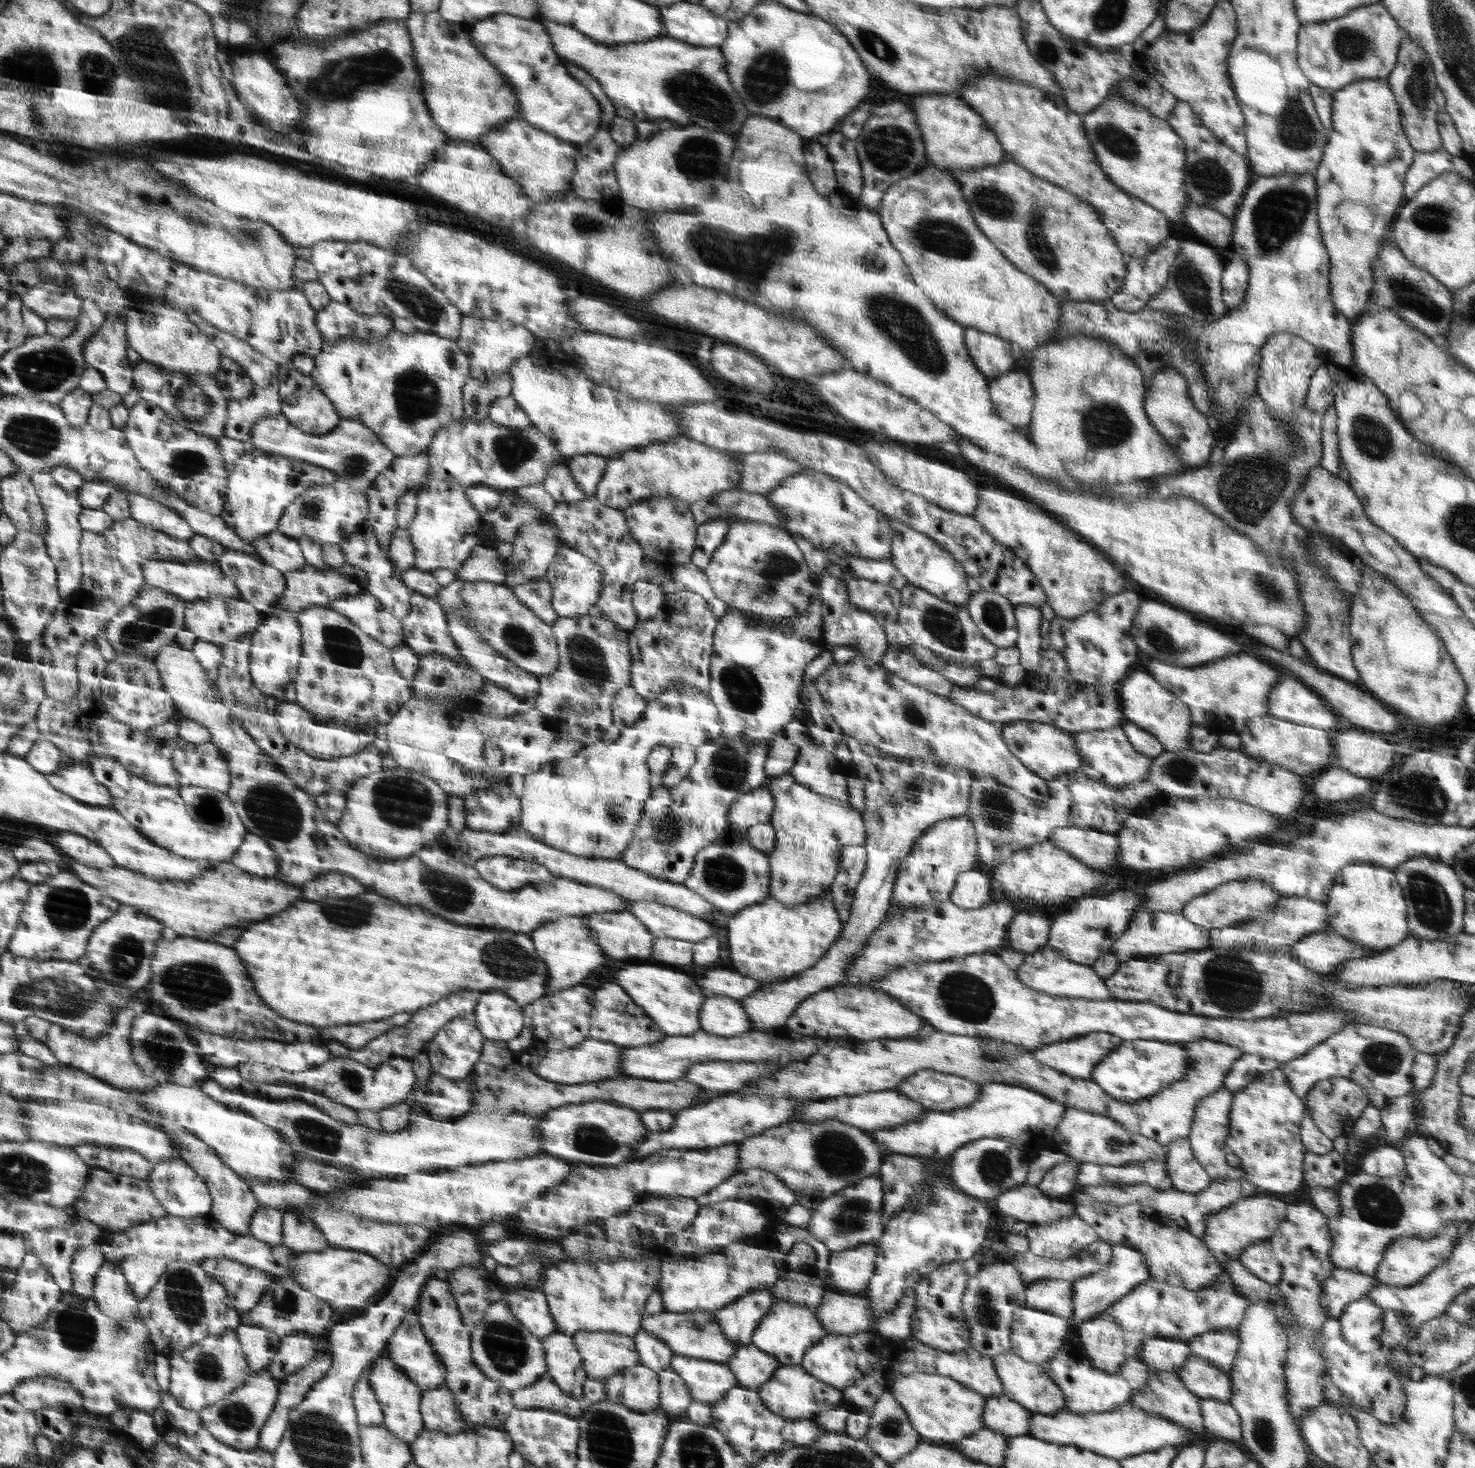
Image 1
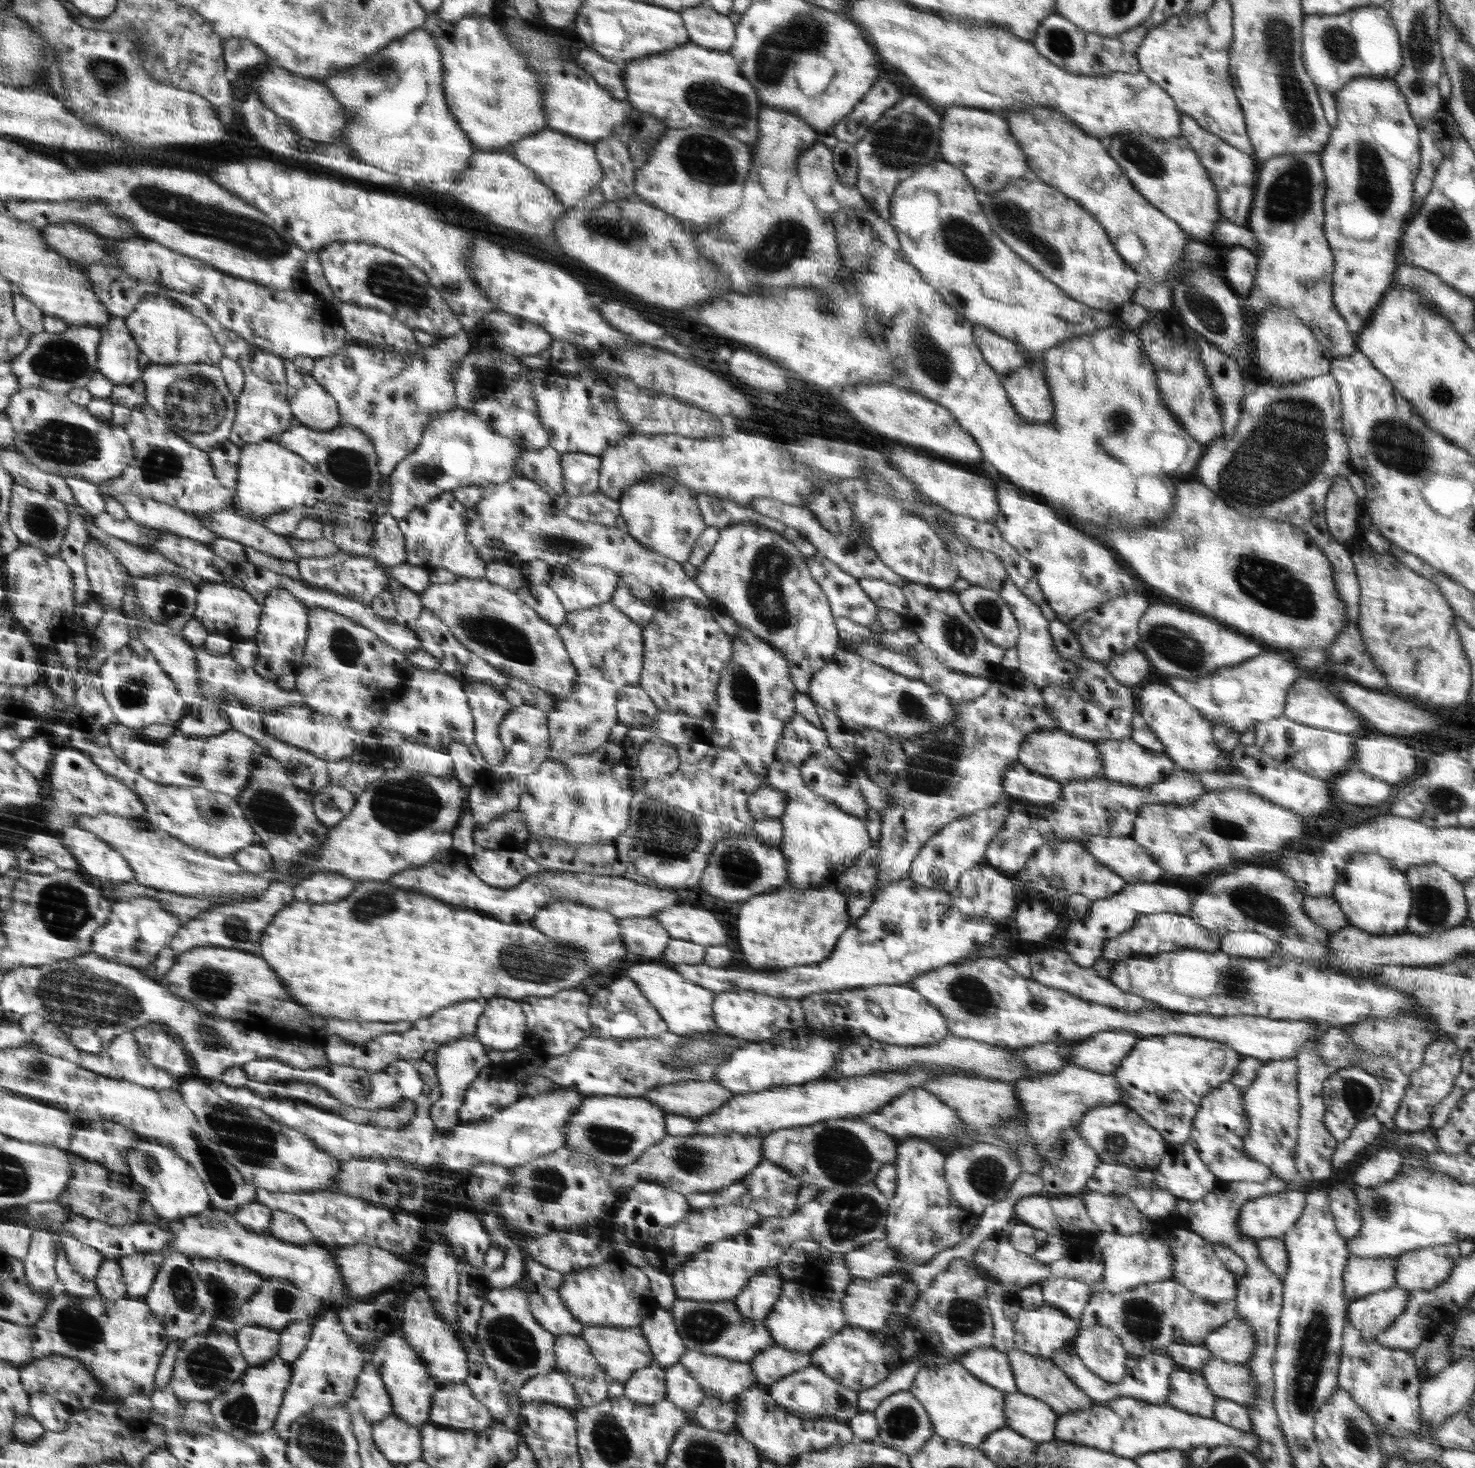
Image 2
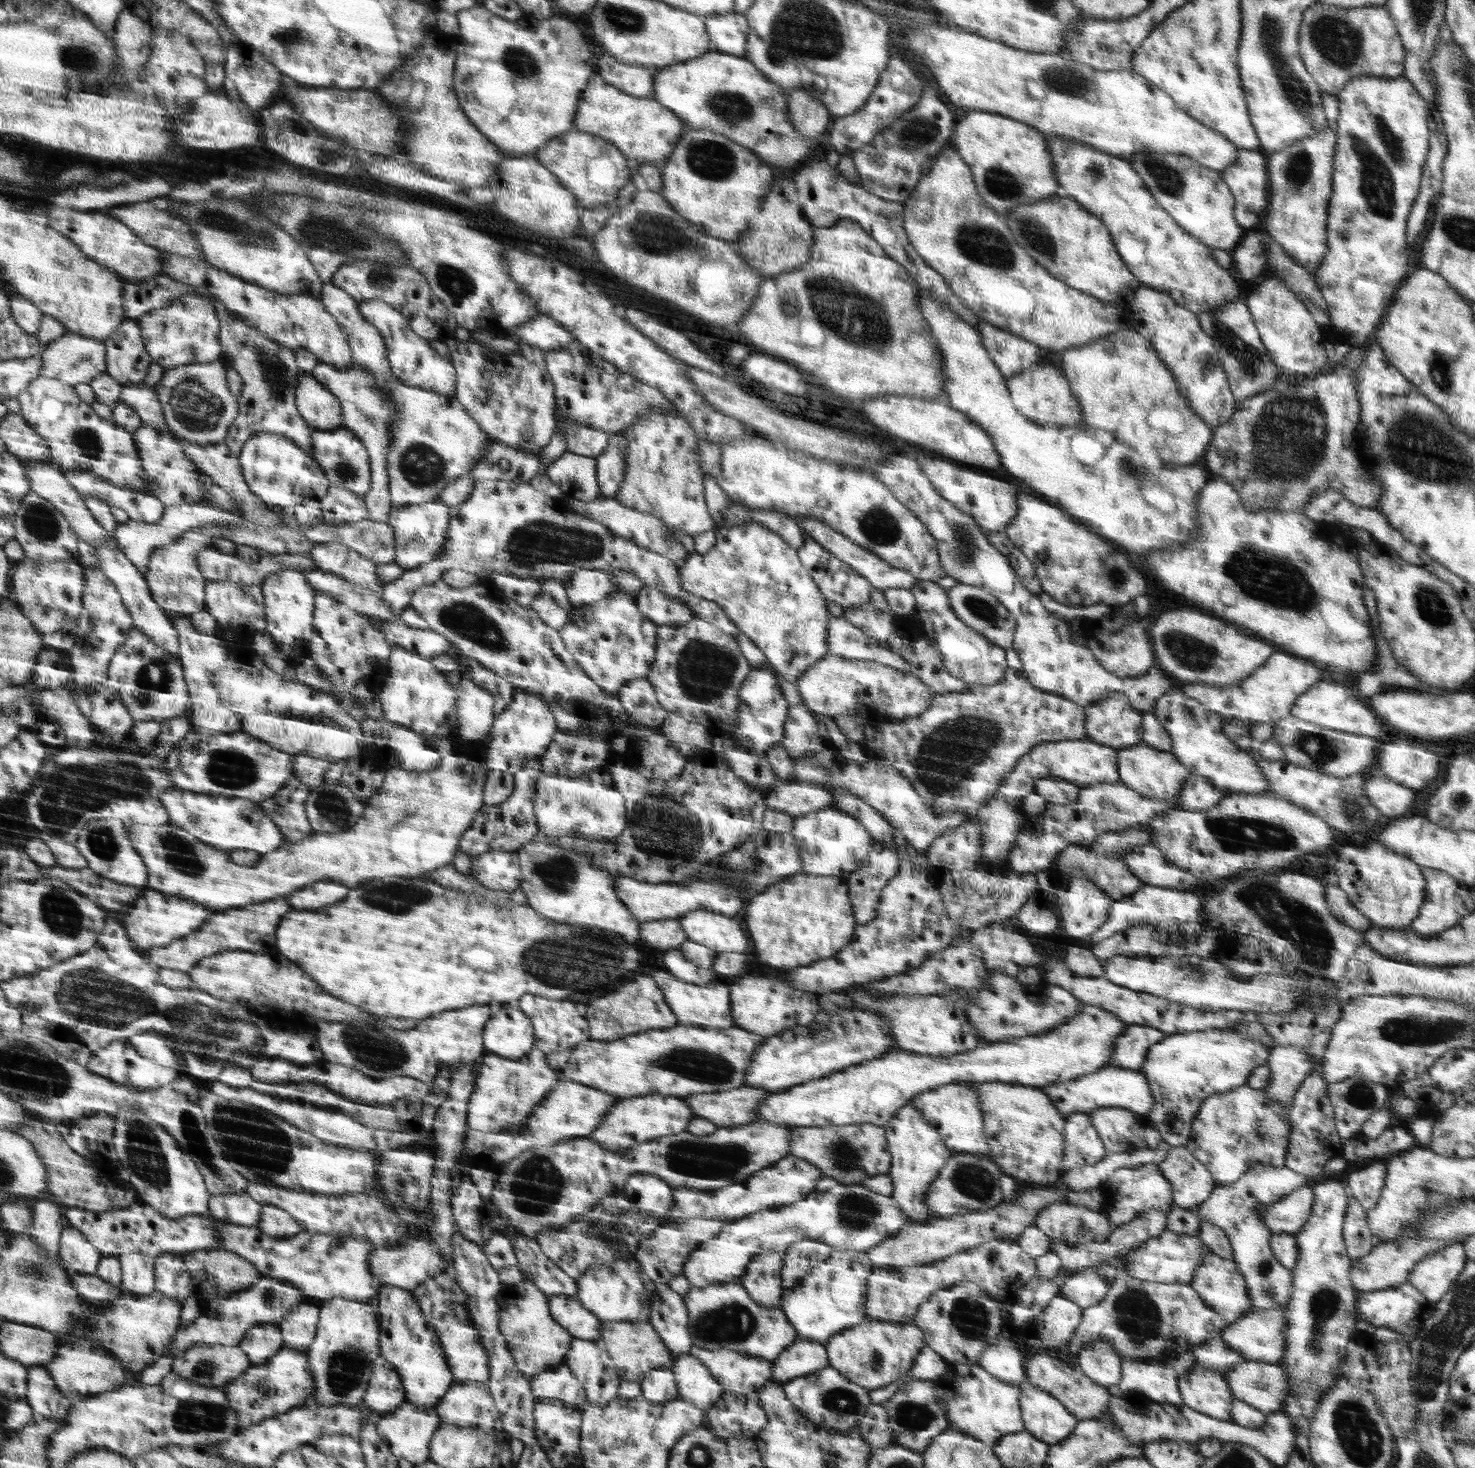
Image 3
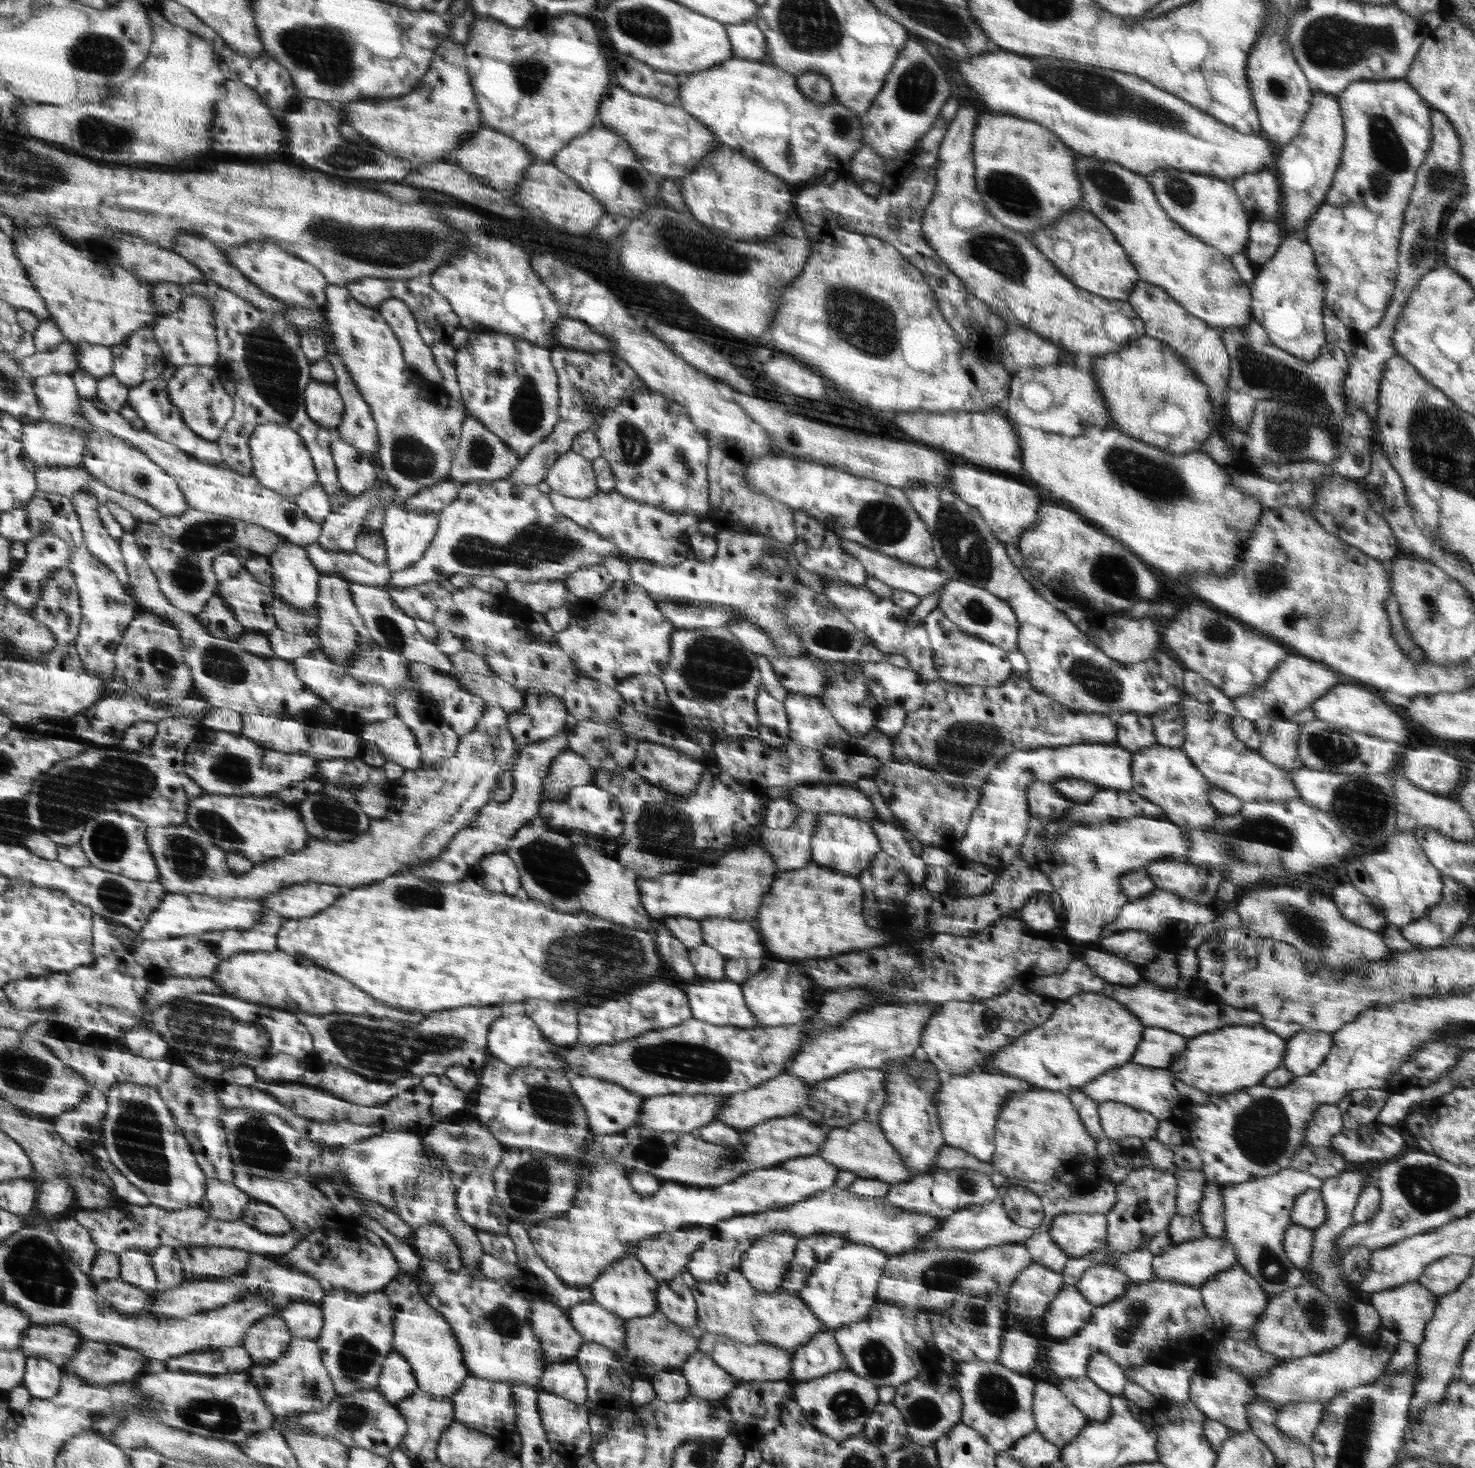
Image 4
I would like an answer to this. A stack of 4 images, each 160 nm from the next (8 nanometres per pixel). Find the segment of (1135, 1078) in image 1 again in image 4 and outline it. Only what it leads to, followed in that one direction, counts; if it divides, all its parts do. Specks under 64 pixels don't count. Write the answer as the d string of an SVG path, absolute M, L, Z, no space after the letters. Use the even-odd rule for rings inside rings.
M1262 1024L1254 1028L1232 1026L1191 1037L1166 1069L1188 1086L1206 1094L1220 1095L1260 1085L1268 1072L1282 1066L1286 1052L1287 1039L1270 1032Z

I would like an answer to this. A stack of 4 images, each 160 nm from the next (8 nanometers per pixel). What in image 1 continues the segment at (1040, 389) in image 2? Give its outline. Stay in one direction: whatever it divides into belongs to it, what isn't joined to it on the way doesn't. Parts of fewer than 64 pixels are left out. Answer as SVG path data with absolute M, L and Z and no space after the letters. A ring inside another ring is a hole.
M1009 372L990 380L990 397L994 407L1012 424L1030 424L1034 391L1026 372Z

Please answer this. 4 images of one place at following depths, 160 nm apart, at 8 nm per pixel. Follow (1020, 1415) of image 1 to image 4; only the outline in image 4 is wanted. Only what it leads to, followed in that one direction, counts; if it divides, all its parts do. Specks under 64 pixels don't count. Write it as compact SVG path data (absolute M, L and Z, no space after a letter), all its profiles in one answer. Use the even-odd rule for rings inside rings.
M1047 1382L1035 1384L1032 1412L1035 1430L1059 1447L1075 1439L1090 1422L1059 1388Z

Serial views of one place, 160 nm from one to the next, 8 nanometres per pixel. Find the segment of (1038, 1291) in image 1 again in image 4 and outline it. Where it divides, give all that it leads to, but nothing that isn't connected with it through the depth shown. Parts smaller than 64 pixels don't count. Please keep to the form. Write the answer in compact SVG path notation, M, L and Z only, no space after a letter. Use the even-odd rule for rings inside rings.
M1109 1265L1088 1268L1075 1284L1078 1292L1095 1307L1106 1304L1126 1292L1132 1283L1128 1275Z

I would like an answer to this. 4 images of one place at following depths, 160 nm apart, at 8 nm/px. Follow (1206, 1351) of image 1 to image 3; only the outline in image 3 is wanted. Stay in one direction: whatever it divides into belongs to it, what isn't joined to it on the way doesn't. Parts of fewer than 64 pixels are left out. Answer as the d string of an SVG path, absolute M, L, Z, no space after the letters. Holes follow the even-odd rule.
M1254 1308L1227 1325L1219 1338L1230 1349L1239 1352L1246 1361L1276 1363L1283 1358L1286 1344L1288 1344L1287 1308L1275 1308L1274 1310Z

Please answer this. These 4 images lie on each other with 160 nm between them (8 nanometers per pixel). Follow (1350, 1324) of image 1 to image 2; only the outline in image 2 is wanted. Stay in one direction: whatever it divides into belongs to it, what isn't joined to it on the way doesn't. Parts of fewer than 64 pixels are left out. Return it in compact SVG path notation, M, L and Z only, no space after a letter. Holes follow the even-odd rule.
M1392 1287L1388 1290L1382 1290L1380 1292L1374 1292L1352 1301L1347 1308L1347 1322L1351 1324L1353 1328L1360 1331L1362 1339L1368 1343L1374 1343L1376 1336L1380 1335L1404 1312L1407 1300L1409 1297L1409 1291L1405 1288Z

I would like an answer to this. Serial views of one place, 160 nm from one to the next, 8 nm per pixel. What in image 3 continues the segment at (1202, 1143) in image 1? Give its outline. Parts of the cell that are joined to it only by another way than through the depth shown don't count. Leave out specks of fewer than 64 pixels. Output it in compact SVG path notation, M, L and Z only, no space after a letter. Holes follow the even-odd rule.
M1247 1084L1209 1096L1199 1106L1197 1115L1191 1122L1191 1133L1185 1147L1210 1171L1216 1185L1236 1182L1250 1167L1265 1164L1269 1167L1282 1167L1291 1133L1288 1108L1273 1104L1272 1096L1263 1089L1250 1088Z

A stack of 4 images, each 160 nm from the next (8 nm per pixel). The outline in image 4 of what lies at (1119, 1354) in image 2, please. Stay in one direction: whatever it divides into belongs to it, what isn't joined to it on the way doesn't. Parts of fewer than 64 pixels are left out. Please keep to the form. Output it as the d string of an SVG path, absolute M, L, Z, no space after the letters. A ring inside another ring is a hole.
M1095 1354L1086 1362L1088 1377L1098 1388L1112 1395L1120 1395L1126 1386L1125 1369L1105 1354Z

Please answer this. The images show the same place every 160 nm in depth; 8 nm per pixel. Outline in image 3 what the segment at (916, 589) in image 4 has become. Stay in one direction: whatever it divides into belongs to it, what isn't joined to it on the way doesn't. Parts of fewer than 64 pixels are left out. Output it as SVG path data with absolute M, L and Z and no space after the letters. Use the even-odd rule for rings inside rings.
M793 516L798 522L799 528L804 535L809 534L824 550L827 550L833 558L843 560L852 570L863 576L873 587L878 589L901 588L910 589L919 583L920 578L907 569L896 568L882 557L876 556L876 553L864 549L861 545L851 538L844 536L844 533L836 532L830 525L823 524L823 521L813 518Z

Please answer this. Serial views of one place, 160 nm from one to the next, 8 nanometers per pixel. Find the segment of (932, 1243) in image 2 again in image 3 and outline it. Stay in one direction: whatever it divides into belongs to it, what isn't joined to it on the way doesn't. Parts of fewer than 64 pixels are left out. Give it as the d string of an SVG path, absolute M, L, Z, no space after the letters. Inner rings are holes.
M911 1100L896 1111L884 1128L886 1128L887 1141L891 1151L891 1170L888 1175L894 1181L895 1190L891 1196L895 1198L896 1202L899 1202L903 1208L904 1217L908 1217L908 1221L910 1221L906 1228L940 1218L936 1217L936 1214L928 1208L926 1197L935 1178L946 1166L947 1160L954 1154L954 1149L947 1147L943 1137L939 1135L938 1129L927 1123L922 1111L915 1108Z

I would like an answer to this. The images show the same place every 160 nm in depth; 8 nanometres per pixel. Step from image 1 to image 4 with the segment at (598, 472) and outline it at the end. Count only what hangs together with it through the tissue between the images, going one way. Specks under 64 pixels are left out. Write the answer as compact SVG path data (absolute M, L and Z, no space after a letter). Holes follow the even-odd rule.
M568 450L560 455L544 480L552 491L569 497L591 497L600 492L591 460Z

